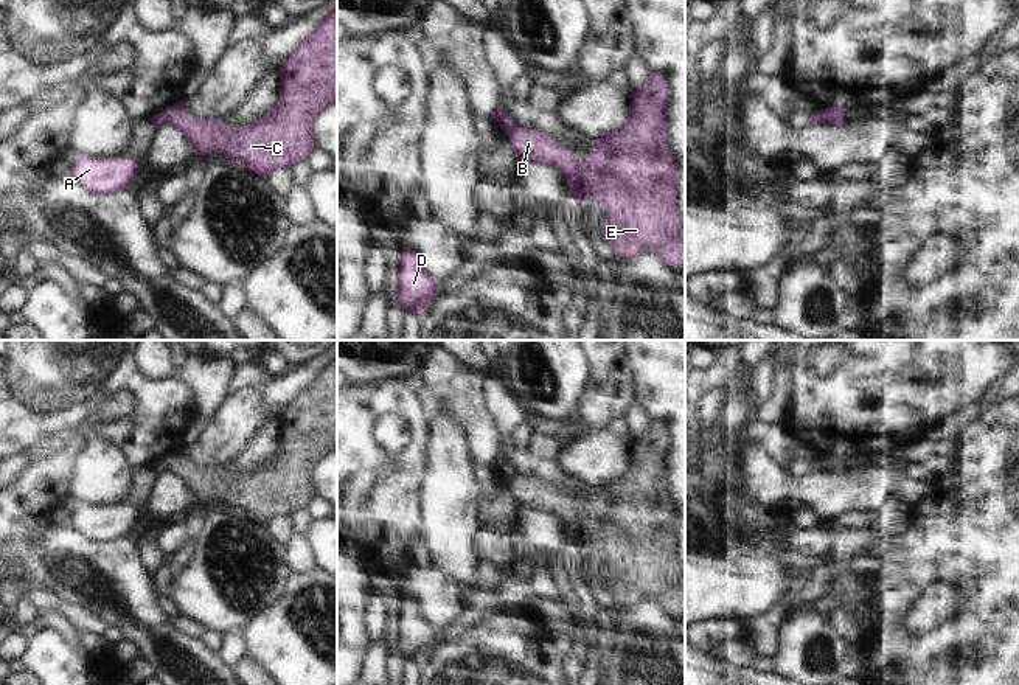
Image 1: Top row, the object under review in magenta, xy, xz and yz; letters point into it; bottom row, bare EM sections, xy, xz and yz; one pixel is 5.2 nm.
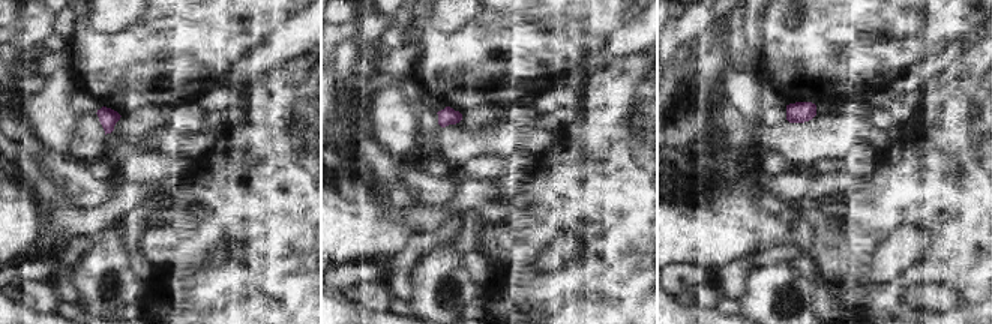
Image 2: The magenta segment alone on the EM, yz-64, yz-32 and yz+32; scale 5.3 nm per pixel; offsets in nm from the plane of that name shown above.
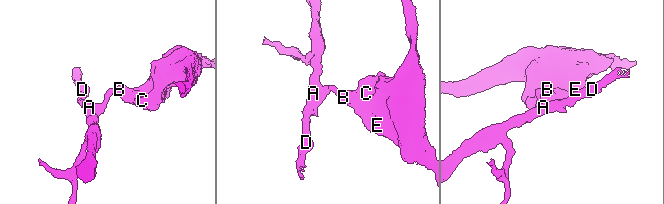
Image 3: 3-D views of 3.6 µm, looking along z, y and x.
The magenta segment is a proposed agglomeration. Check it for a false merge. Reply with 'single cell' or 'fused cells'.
fused cells

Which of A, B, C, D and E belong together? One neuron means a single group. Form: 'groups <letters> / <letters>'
groups A D / B C E

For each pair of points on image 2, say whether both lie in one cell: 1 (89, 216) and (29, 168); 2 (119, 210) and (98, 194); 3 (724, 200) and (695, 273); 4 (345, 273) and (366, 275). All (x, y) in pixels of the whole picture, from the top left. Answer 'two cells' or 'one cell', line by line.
1: one cell
2: two cells
3: two cells
4: one cell

